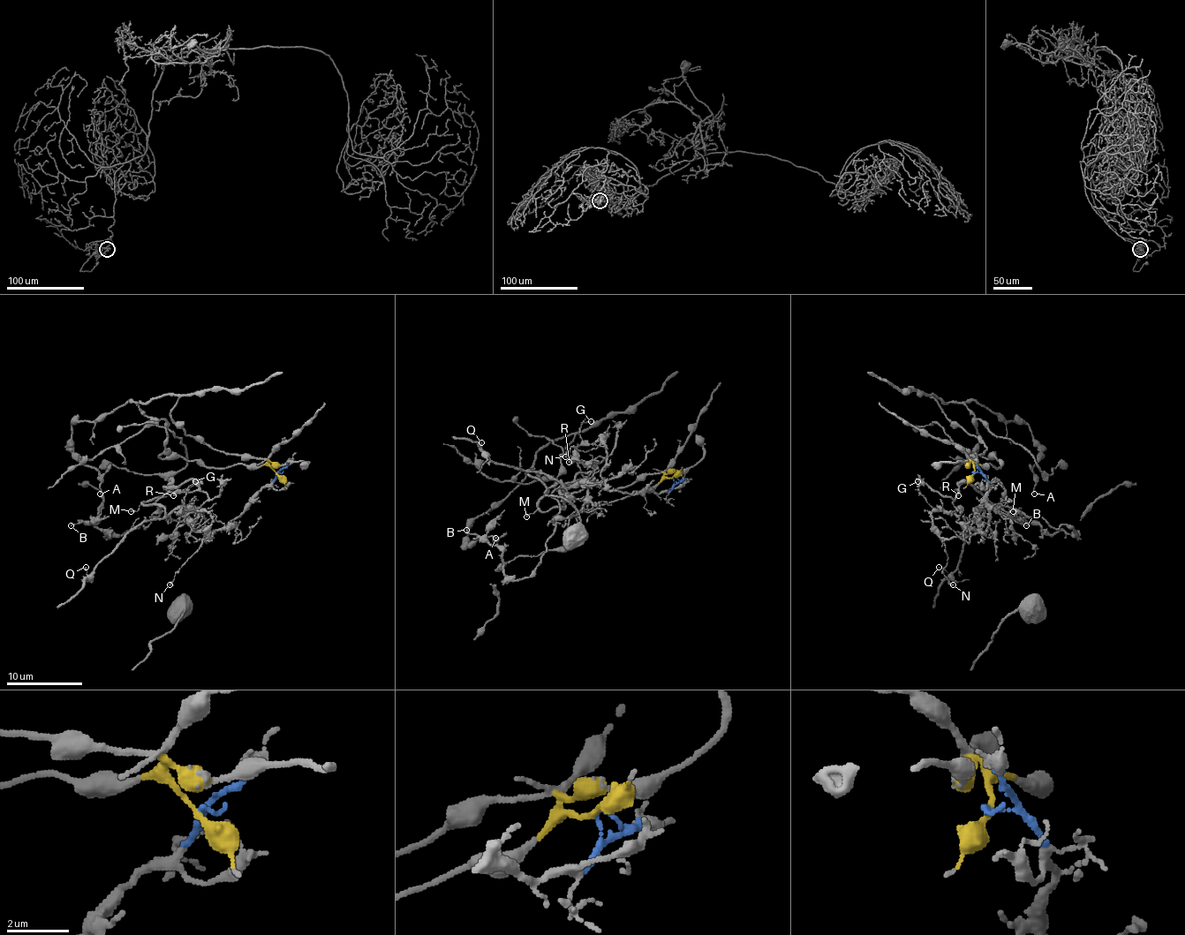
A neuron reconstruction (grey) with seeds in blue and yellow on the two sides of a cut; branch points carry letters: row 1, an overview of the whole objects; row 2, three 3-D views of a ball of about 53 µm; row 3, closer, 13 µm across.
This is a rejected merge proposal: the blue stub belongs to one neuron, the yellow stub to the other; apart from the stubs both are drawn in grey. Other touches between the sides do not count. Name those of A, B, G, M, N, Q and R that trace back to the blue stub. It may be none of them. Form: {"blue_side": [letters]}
{"blue_side": ["B", "G", "M", "N", "Q", "R"]}

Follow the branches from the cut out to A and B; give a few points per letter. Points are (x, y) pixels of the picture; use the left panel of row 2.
A: (276, 473), (203, 444), (172, 419), (178, 397), (161, 395), (72, 424), (101, 493)
B: (276, 473), (220, 530), (195, 531), (155, 501), (144, 528), (70, 526)

